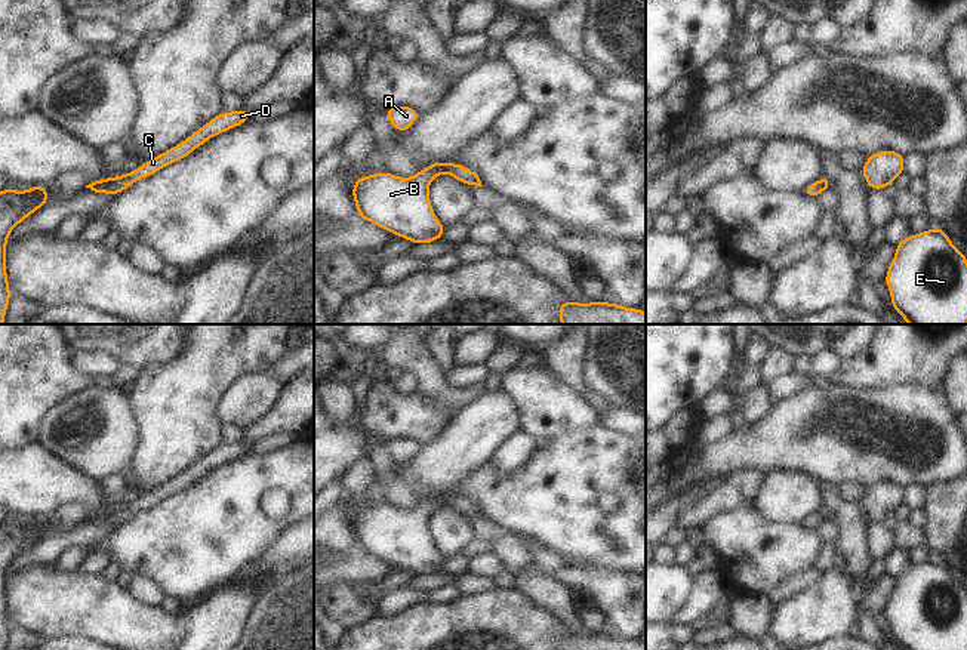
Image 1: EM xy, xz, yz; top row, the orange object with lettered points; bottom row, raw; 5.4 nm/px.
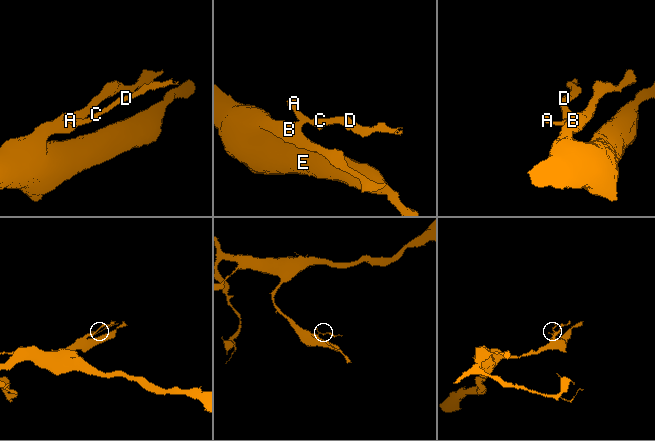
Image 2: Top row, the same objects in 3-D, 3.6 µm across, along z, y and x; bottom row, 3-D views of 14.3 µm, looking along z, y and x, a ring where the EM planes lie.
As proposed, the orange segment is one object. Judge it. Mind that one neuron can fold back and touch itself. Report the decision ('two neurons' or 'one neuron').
two neurons

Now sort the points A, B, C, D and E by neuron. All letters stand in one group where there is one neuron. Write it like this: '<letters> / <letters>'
A C D / B E

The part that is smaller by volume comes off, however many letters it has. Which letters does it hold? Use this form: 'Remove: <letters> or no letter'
Remove: A, C, D

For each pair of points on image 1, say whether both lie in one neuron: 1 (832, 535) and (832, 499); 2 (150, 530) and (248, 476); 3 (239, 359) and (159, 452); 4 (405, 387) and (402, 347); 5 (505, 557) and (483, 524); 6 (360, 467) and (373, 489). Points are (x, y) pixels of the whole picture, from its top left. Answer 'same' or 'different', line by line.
1: different
2: same
3: same
4: different
5: same
6: different

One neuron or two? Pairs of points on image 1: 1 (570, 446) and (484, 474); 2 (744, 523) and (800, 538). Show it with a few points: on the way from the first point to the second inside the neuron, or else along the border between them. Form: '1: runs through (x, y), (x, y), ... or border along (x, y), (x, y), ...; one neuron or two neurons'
1: runs through (550, 467), (535, 481), (505, 481); one neuron
2: runs through (757, 532), (787, 538); one neuron

